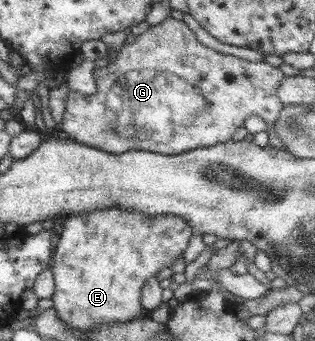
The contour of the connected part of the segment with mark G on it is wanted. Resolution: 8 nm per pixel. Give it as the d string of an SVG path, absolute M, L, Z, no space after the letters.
M169 16L163 20L163 22L151 25L151 27L145 29L143 33L137 35L132 44L125 44L105 66L94 68L96 91L93 94L87 96L69 90L66 91L64 116L56 128L55 133L64 138L82 143L85 146L107 151L109 154L121 154L122 152L133 150L133 148L143 148L143 150L164 155L186 153L193 149L231 141L231 134L233 134L239 126L243 127L243 120L252 114L264 120L265 123L273 123L281 108L284 107L276 95L277 83L283 80L283 77L285 76L277 67L272 67L264 60L260 62L247 61L232 55L219 54L206 48L197 42L195 35L191 33L187 24Z

